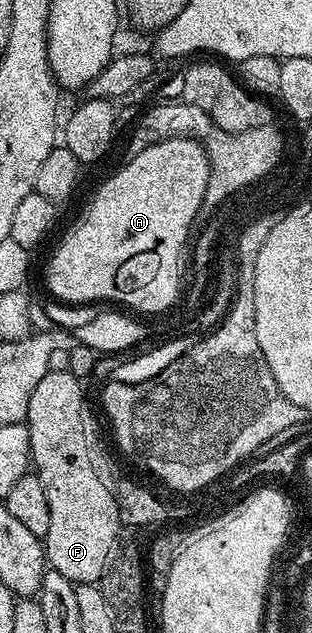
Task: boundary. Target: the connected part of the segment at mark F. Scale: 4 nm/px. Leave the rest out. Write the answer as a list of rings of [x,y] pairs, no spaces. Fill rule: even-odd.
[[[69,370],[48,371],[30,395],[26,425],[31,465],[46,488],[50,504],[50,532],[46,562],[75,584],[96,584],[104,577],[116,549],[116,510],[105,485],[93,473],[86,456],[86,411],[81,379]]]

